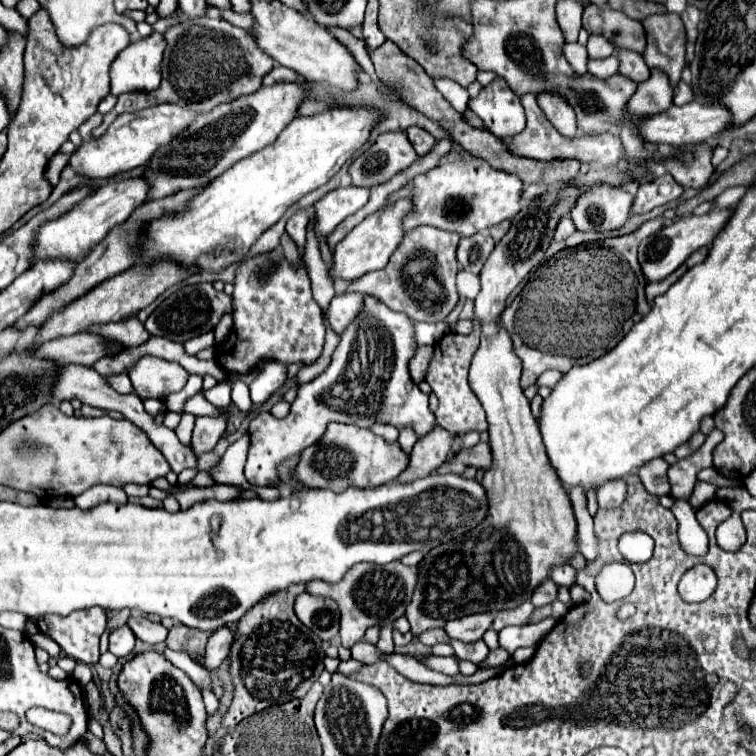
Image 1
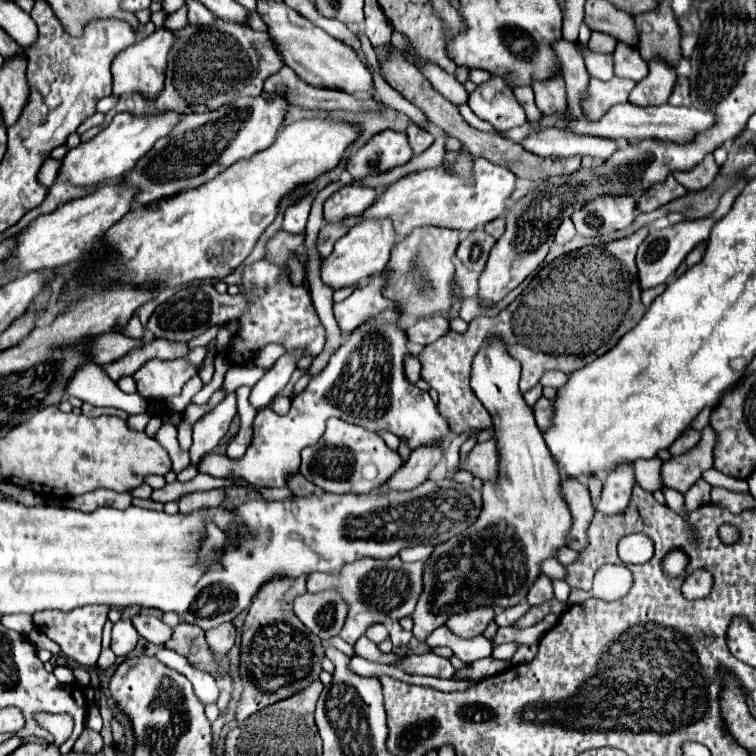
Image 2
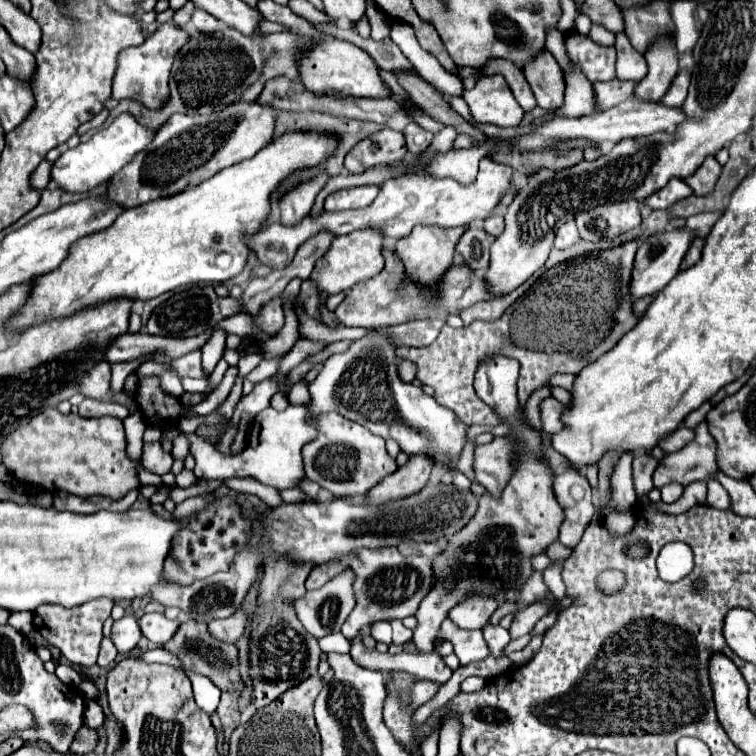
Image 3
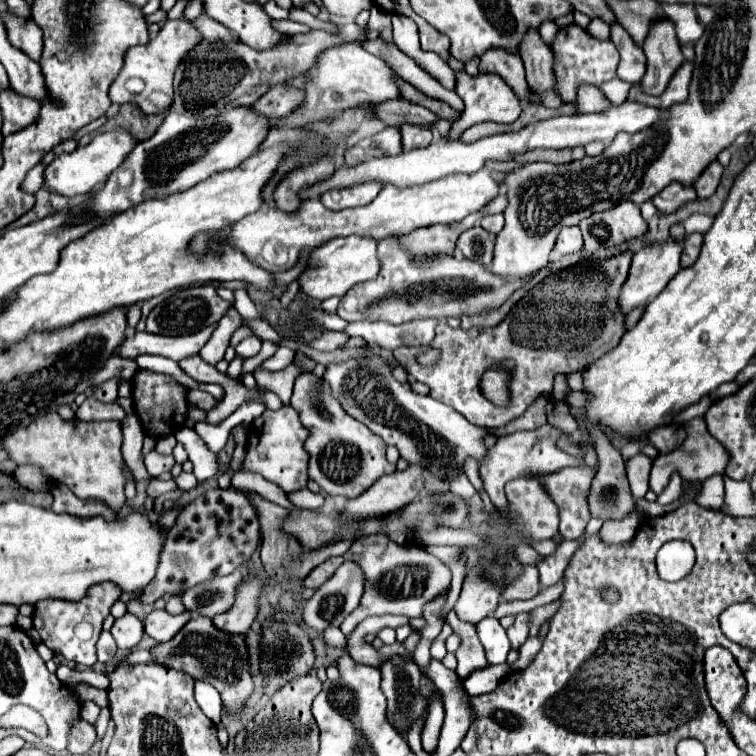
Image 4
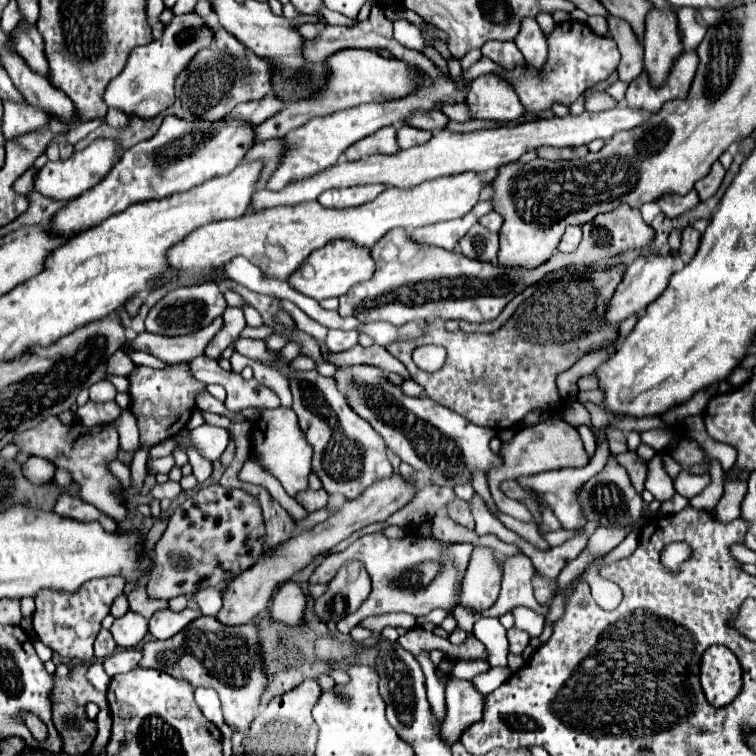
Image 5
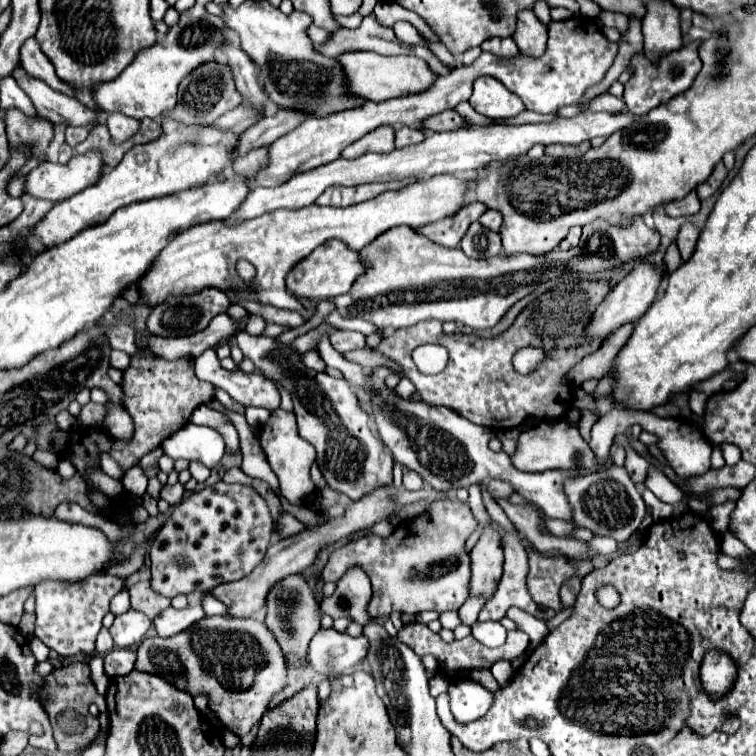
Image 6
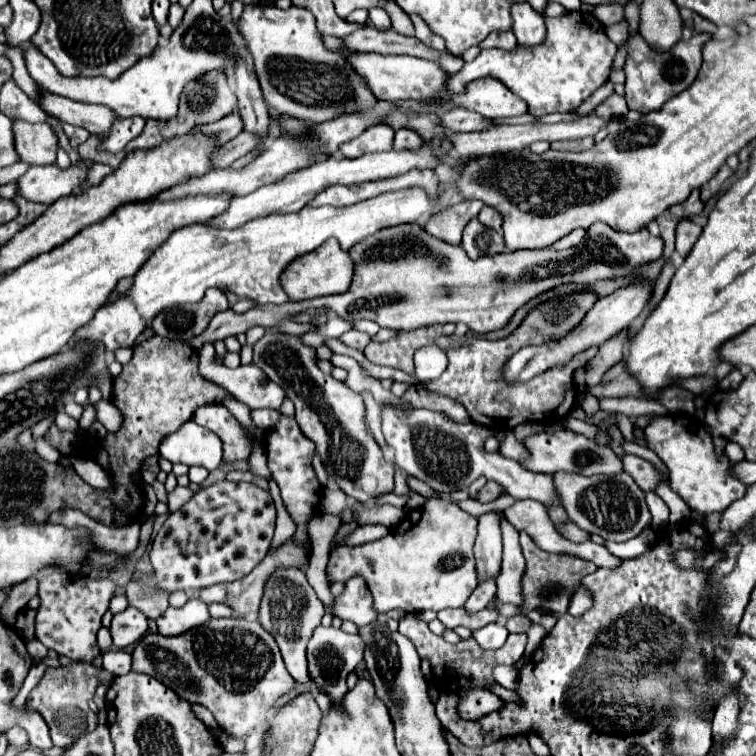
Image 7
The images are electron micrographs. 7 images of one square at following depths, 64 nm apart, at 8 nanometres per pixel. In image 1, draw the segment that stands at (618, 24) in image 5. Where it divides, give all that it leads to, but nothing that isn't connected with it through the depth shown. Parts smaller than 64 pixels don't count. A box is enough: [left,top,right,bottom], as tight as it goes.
[616,50,650,82]

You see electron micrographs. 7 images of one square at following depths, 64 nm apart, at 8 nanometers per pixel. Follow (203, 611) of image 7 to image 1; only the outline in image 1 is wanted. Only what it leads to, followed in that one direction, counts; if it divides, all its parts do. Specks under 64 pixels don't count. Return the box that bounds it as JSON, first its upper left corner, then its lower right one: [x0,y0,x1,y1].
[128,616,168,644]

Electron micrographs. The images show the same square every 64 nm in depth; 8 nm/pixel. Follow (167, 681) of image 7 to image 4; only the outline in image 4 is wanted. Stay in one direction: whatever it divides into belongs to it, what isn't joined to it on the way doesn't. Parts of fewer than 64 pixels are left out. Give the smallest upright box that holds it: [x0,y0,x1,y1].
[150,616,254,714]

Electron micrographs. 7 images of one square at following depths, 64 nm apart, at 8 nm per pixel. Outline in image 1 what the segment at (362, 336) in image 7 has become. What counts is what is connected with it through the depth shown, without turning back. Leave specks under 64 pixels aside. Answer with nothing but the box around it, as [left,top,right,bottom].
[250,362,288,404]

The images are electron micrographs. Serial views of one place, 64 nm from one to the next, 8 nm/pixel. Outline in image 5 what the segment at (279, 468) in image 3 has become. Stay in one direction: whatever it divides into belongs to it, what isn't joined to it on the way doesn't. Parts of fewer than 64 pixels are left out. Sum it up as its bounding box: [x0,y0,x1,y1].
[188,408,312,496]

